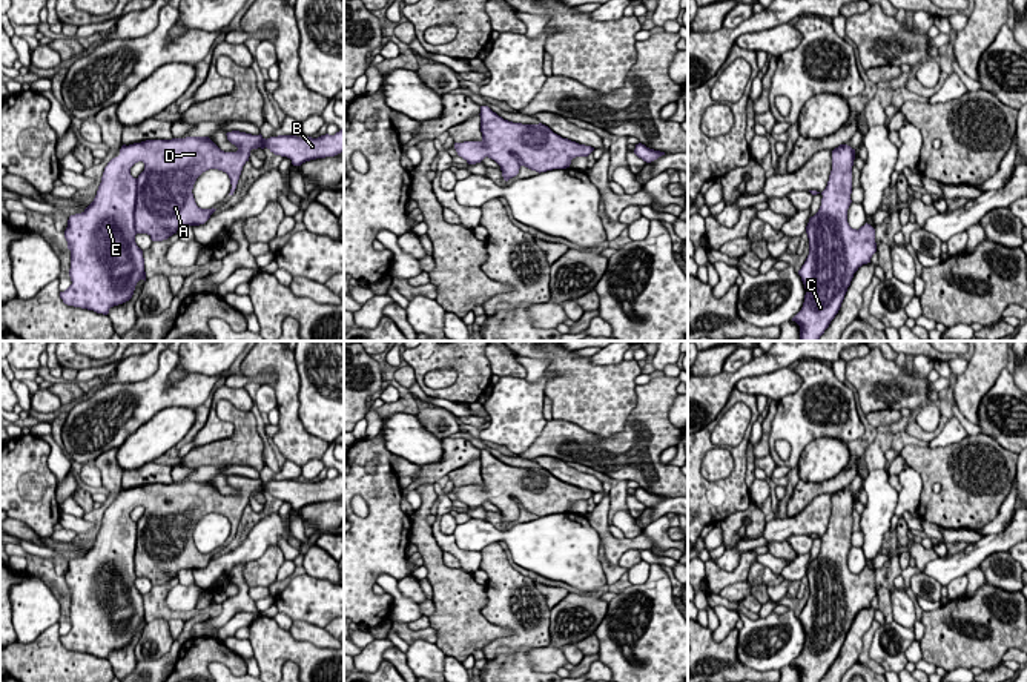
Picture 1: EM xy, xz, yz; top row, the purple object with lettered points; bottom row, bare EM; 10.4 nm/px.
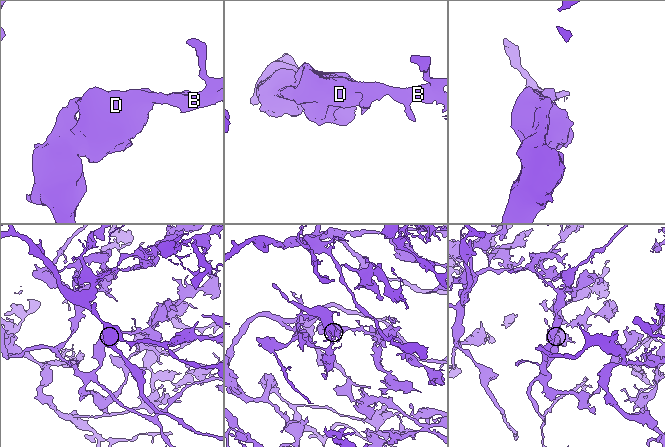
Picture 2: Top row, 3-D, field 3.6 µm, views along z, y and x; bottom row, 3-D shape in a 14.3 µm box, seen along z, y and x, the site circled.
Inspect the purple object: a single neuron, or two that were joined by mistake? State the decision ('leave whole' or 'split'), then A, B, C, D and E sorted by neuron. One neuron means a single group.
leave whole; A B C D E

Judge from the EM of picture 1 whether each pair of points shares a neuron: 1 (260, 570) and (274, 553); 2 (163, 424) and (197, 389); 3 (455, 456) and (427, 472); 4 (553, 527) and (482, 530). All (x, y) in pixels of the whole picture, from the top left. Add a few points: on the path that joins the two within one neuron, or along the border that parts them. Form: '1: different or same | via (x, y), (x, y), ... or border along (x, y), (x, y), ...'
1: same | via (264, 566), (272, 558)
2: different | border along (194, 409), (165, 407), (146, 421)
3: same | via (449, 463), (433, 472)
4: same | via (536, 535), (499, 535)

